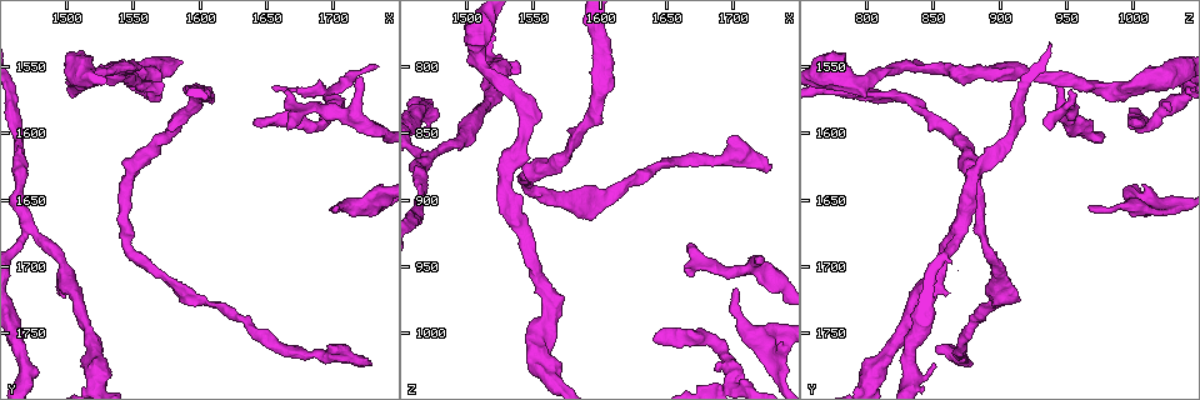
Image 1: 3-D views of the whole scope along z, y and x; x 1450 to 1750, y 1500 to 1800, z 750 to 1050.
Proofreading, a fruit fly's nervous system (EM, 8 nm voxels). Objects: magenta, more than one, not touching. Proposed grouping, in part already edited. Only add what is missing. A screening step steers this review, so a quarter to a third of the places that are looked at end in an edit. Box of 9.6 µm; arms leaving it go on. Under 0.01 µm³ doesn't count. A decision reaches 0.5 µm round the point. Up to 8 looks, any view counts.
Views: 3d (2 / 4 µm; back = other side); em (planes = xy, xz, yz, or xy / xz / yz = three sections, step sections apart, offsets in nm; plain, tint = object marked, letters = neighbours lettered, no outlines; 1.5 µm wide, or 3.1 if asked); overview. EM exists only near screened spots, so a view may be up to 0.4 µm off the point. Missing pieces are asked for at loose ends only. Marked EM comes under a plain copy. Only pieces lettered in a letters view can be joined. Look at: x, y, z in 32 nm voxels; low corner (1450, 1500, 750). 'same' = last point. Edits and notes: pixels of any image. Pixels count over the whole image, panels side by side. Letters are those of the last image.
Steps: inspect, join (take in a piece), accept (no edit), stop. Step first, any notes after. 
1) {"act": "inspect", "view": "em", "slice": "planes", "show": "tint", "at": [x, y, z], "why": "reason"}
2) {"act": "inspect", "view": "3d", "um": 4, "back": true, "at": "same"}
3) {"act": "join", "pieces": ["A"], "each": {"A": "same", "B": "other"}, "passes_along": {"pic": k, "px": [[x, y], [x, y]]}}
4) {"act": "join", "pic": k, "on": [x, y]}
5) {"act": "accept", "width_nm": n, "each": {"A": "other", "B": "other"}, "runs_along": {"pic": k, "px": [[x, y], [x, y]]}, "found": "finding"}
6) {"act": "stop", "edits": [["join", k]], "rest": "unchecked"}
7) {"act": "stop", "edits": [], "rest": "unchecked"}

{"act": "inspect", "view": "3d", "um": 4, "at": [1668, 1596, 938], "why": "branch stops here"}

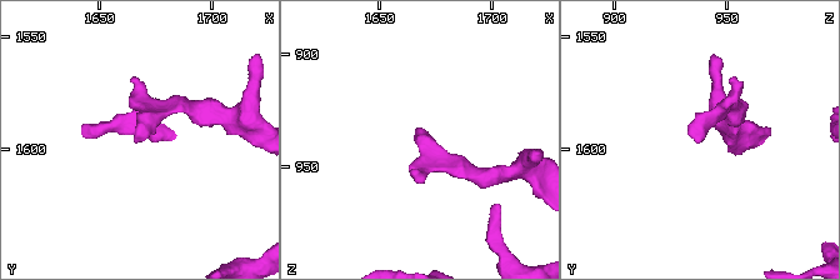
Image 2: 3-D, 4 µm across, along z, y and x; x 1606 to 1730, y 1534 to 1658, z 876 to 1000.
{"act": "inspect", "view": "em", "slice": "planes", "show": "letters", "at": [1665, 1596, 937], "why": "now the EM"}

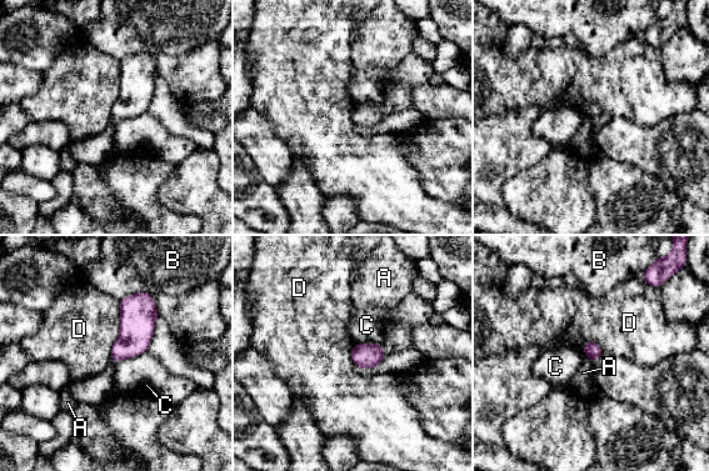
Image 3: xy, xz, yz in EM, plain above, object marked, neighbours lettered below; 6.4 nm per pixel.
{"act": "accept", "each": {"A": "other", "B": "other", "C": "other", "D": "other"}, "found": "none of them fits"}

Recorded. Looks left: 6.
{"act": "inspect", "view": "3d", "um": 4, "at": [1702, 1764, 854], "why": "an open end"}

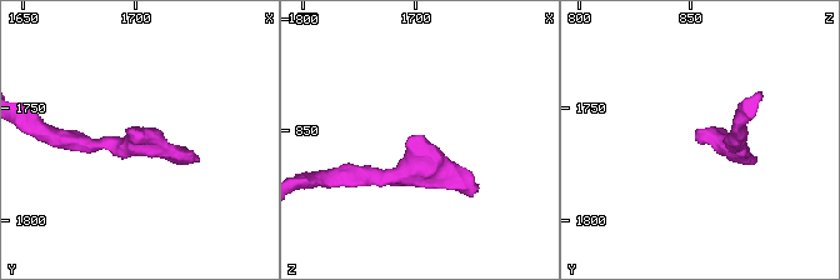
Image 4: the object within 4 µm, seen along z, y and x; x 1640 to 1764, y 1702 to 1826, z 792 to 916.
{"act": "inspect", "view": "em", "slice": "planes", "show": "tint", "at": [1703, 1762, 853], "why": "shape alone is not enough"}

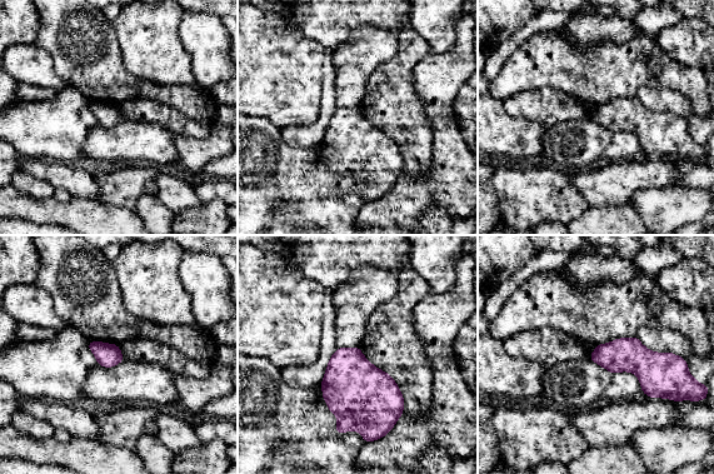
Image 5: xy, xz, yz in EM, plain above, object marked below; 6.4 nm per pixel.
{"act": "inspect", "view": "em", "slice": "planes", "show": "letters", "at": "same"}

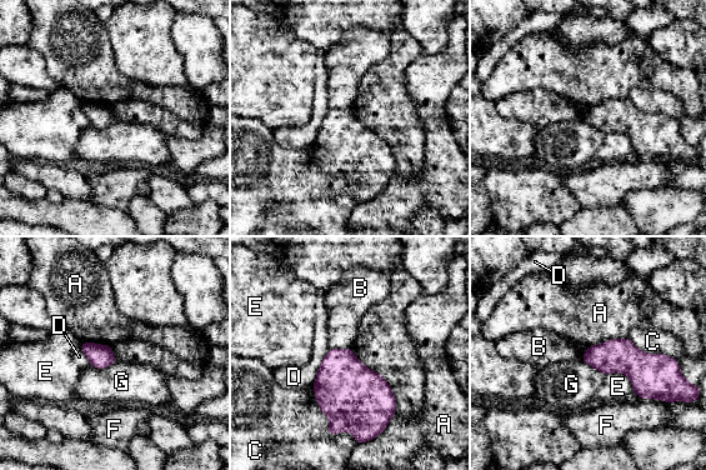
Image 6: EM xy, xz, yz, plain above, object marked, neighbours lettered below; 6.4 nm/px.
{"act": "accept", "longest_contact_nm": ["C", 480], "each": {"A": "other", "B": "other", "C": "other", "D": "other", "E": "other", "F": "other", "G": "other"}, "found": "none of them fits"}

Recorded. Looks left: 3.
{"act": "inspect", "view": "em", "slice": "xy", "step": 8, "show": "tint", "at": [1468, 1772, 850], "why": "branch stops here"}

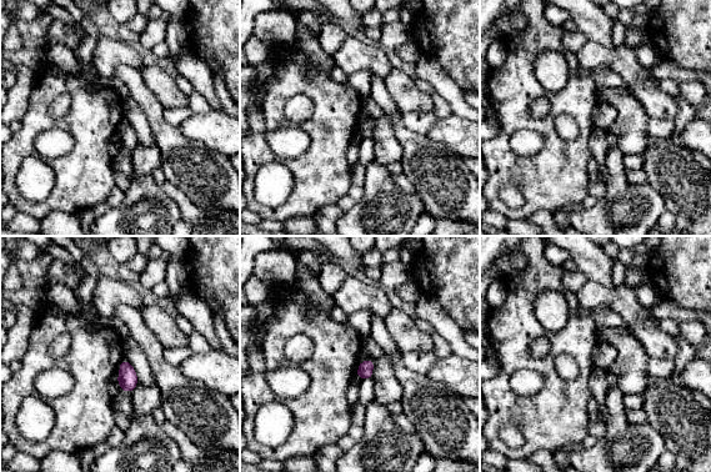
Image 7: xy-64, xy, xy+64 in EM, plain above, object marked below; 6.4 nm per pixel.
{"act": "inspect", "view": "em", "slice": "planes", "show": "letters", "at": "same", "why": "another direction"}

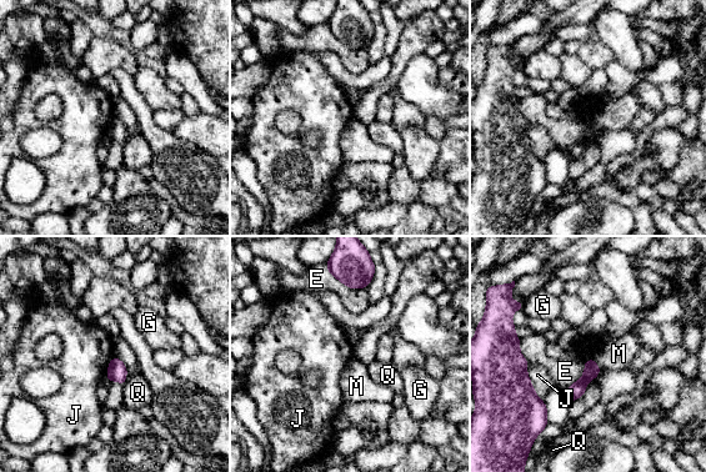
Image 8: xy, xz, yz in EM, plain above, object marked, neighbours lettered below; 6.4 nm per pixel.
{"act": "accept", "each": {"E": "other", "G": "other", "J": "other", "M": "other", "Q": "other"}, "border": {"pic": 8, "px": [[527, 362], [527, 377], [542, 401]]}, "found": "no lettered piece goes on from it"}

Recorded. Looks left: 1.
{"act": "stop", "edits": [], "rest": "unchecked"}

